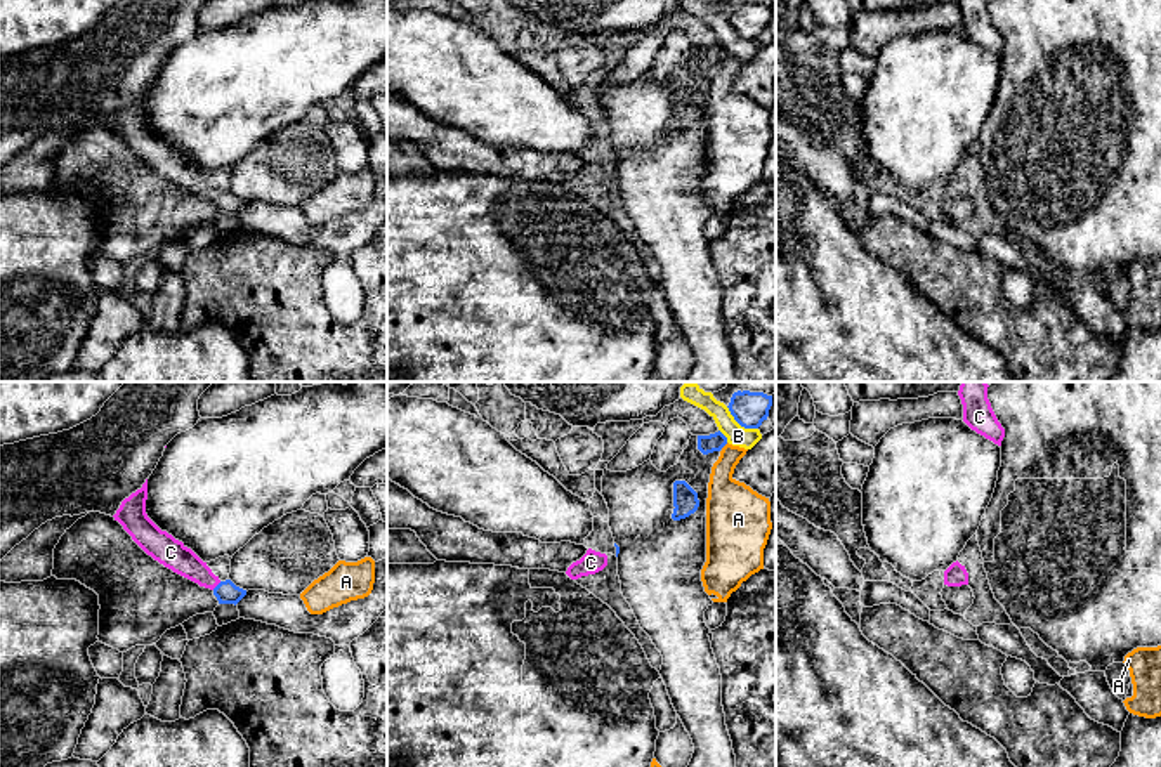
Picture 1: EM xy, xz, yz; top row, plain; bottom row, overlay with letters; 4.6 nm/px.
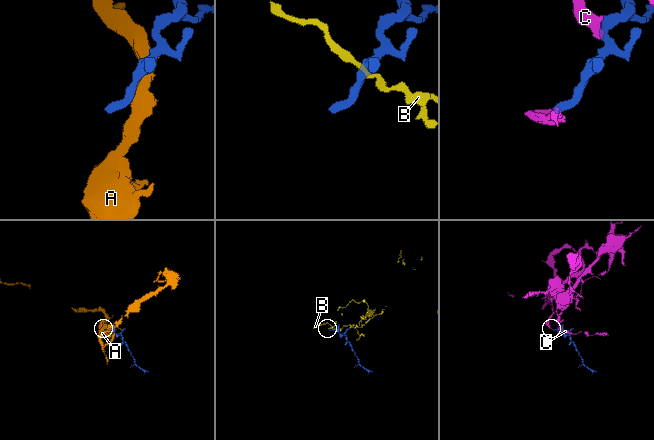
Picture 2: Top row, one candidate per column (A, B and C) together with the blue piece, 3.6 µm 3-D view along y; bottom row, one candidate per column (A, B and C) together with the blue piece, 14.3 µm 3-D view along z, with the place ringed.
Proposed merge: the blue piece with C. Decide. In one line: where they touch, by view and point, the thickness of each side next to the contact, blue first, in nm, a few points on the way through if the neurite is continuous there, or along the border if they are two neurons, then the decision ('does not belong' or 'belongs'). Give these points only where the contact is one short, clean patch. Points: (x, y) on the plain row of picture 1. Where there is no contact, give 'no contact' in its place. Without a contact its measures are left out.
xy (217, 196) | 110/130 nm | across xy (226, 203), (217, 196), (174, 167) | belongs

